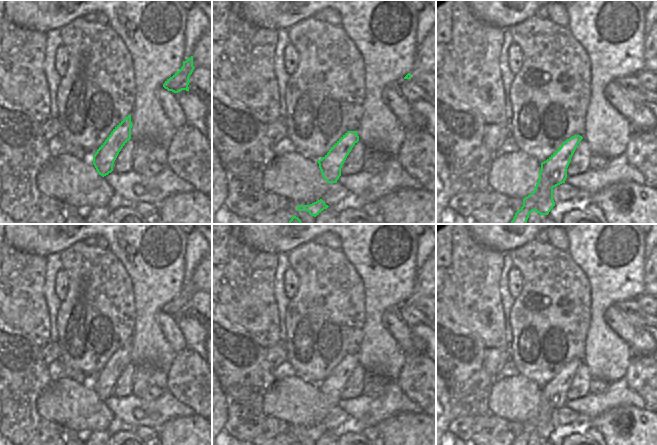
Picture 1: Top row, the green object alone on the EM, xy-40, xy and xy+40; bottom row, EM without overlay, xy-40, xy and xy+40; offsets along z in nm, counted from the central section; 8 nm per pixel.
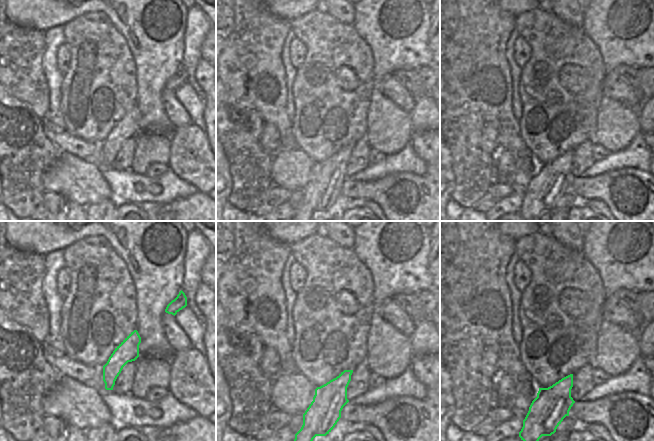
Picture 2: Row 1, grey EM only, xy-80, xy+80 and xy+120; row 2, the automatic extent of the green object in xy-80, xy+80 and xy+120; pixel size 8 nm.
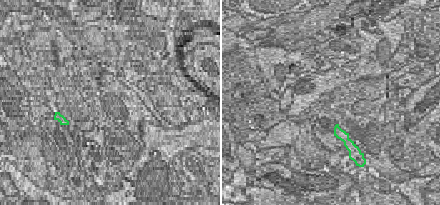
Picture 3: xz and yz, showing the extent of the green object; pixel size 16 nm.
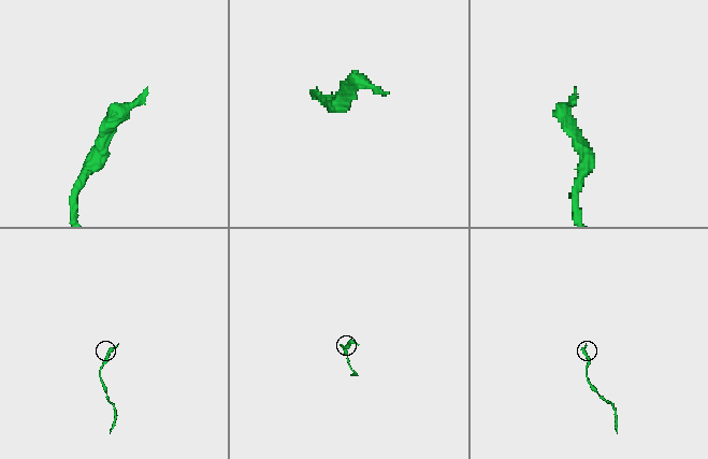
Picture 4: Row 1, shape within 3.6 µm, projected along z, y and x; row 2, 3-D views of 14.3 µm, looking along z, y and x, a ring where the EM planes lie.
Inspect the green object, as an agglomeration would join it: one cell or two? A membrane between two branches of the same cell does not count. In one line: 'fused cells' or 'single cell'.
single cell

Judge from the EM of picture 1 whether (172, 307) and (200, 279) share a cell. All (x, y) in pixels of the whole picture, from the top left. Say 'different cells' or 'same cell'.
same cell

